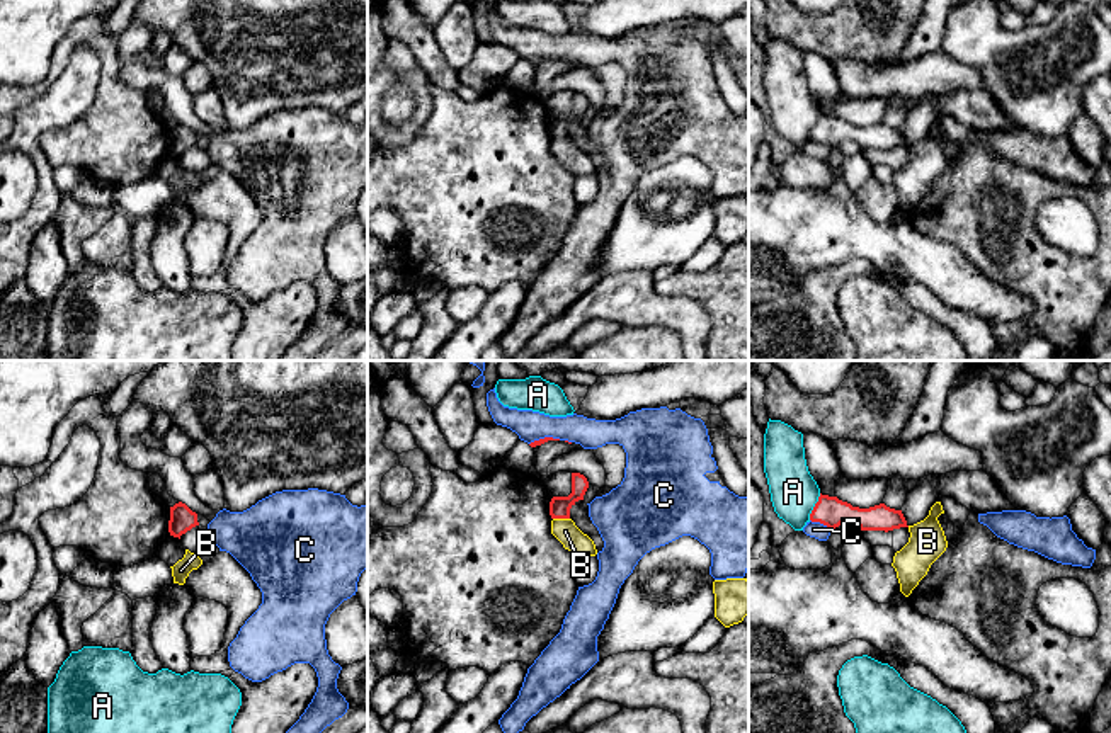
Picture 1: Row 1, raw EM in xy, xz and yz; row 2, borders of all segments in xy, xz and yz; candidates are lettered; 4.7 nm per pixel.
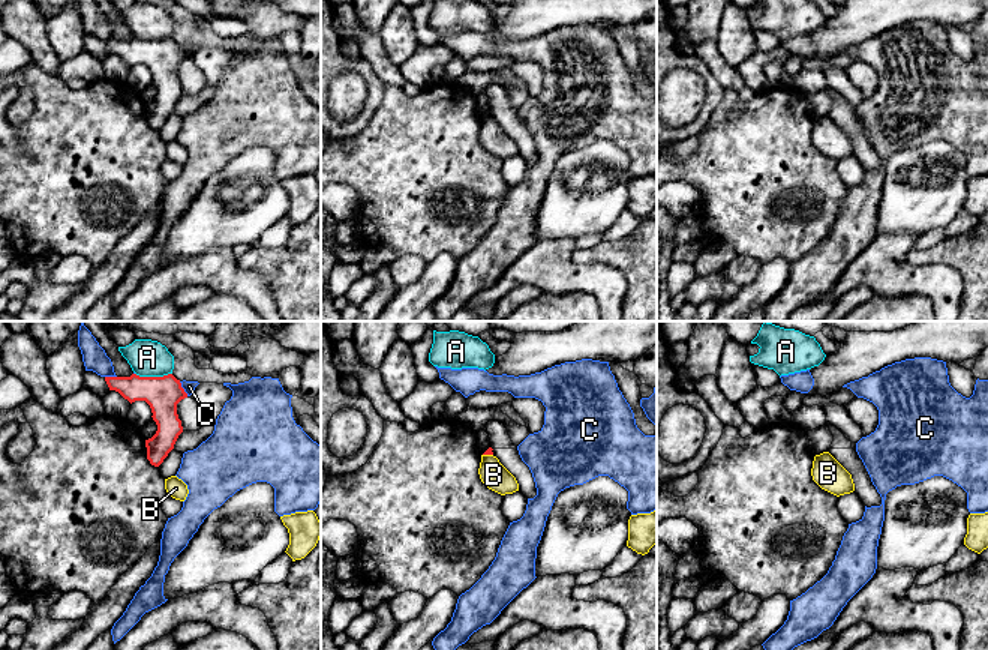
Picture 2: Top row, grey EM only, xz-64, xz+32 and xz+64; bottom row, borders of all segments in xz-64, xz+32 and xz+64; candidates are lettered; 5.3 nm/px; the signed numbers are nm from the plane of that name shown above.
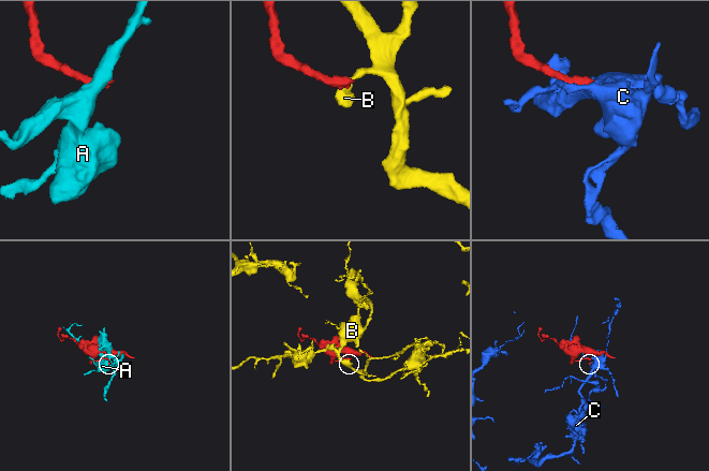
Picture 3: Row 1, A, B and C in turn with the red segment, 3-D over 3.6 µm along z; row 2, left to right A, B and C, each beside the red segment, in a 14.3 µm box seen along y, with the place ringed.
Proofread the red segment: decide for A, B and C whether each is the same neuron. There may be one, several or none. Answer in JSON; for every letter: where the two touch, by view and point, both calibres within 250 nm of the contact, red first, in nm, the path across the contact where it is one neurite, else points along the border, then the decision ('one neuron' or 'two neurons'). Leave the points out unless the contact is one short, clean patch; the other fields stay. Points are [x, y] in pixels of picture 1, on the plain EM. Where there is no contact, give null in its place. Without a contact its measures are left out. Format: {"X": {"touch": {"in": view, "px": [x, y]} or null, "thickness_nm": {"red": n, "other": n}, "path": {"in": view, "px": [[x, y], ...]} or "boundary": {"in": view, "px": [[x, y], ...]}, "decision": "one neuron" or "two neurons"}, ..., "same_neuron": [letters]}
{"A": {"touch": {"in": "yz", "px": [814, 126]}, "thickness_nm": {"red": 140, "other": 220}, "boundary": {"in": "yz", "px": [[820, 113], [809, 138]]}, "decision": "two neurons"}, "B": {"touch": {"in": "xz", "px": [562, 136]}, "thickness_nm": {"red": 100, "other": 110}, "boundary": {"in": "xz", "px": [[553, 136], [569, 138]]}, "decision": "two neurons"}, "C": {"touch": {"in": "yz", "px": [820, 142]}, "thickness_nm": {"red": 140, "other": 80}, "boundary": {"in": "yz", "px": [[810, 138], [829, 148]]}, "decision": "two neurons"}, "same_neuron": []}

